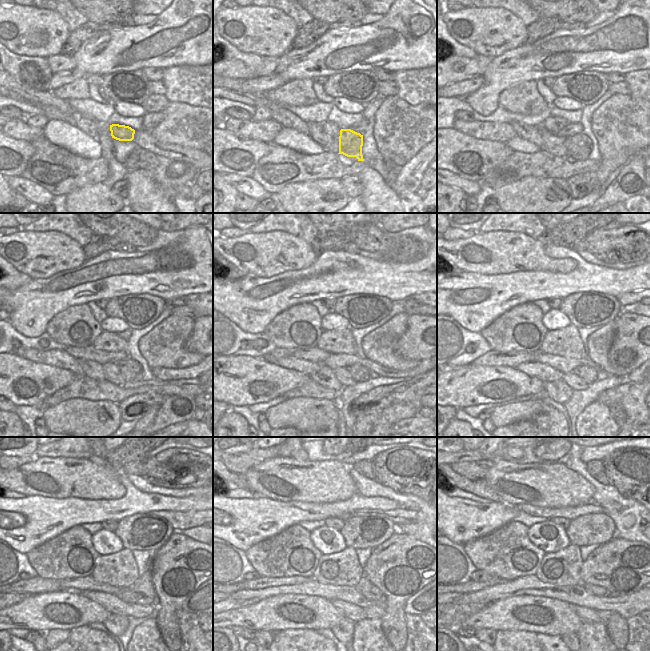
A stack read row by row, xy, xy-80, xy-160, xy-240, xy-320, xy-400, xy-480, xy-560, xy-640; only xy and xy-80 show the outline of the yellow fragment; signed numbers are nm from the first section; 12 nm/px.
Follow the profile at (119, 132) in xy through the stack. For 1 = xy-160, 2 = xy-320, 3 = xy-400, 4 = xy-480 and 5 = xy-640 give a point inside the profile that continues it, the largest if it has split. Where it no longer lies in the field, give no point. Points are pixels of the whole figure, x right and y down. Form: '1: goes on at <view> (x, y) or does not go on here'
1: goes on at xy-160 (579, 146)
2: goes on at xy-320 (358, 372)
3: goes on at xy-400 (588, 374)
4: goes on at xy-480 (143, 589)
5: goes on at xy-640 (596, 590)

